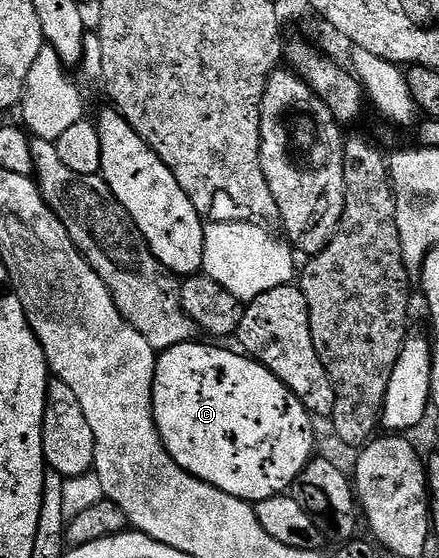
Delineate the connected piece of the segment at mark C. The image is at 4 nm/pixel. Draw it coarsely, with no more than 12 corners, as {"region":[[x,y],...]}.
{"region":[[161,352],[176,465],[257,505],[315,458],[315,420],[249,355]]}

